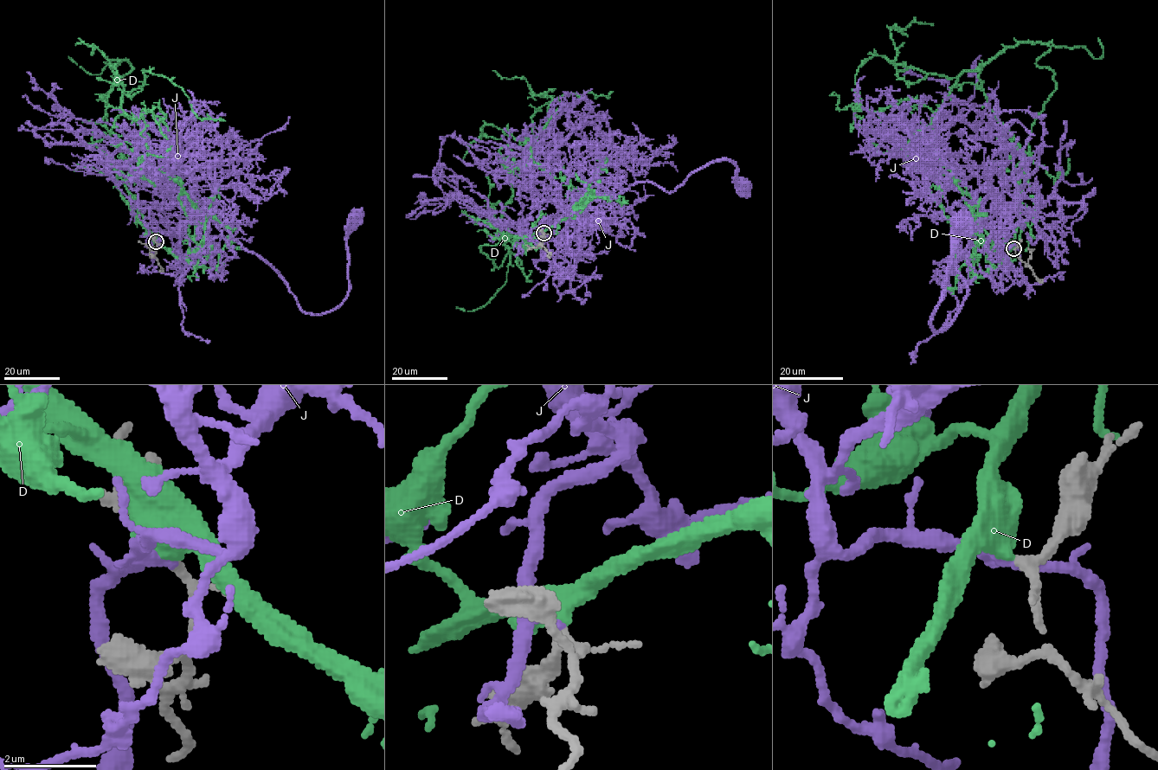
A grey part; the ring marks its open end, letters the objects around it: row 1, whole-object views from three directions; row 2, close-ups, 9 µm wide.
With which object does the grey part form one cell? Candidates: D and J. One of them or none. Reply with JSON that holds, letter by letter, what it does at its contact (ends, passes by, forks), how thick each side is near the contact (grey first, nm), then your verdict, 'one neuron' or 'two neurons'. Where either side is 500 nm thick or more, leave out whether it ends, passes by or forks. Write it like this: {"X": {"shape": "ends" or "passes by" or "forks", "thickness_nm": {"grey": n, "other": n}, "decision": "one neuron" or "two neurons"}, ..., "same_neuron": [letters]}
{"D": {"thickness_nm": {"grey": 160, "other": 700}, "decision": "one neuron"}, "J": {"shape": "passes by", "thickness_nm": {"grey": 170, "other": 240}, "decision": "two neurons"}, "same_neuron": ["D"]}

